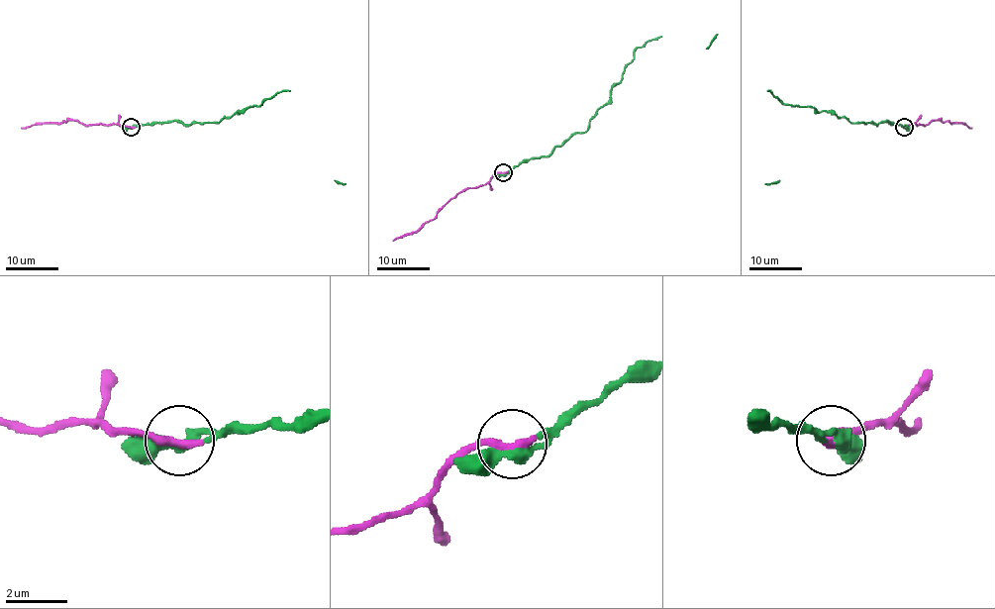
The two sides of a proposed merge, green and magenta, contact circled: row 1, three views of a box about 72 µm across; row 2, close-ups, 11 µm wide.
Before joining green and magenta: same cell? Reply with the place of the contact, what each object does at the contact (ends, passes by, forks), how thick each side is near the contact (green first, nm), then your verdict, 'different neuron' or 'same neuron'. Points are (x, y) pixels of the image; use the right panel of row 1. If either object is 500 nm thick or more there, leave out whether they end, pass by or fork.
at (904, 127); green passes by; magenta ends there; 320 nm thick on the green side, 320 nm on the other; same neuron

